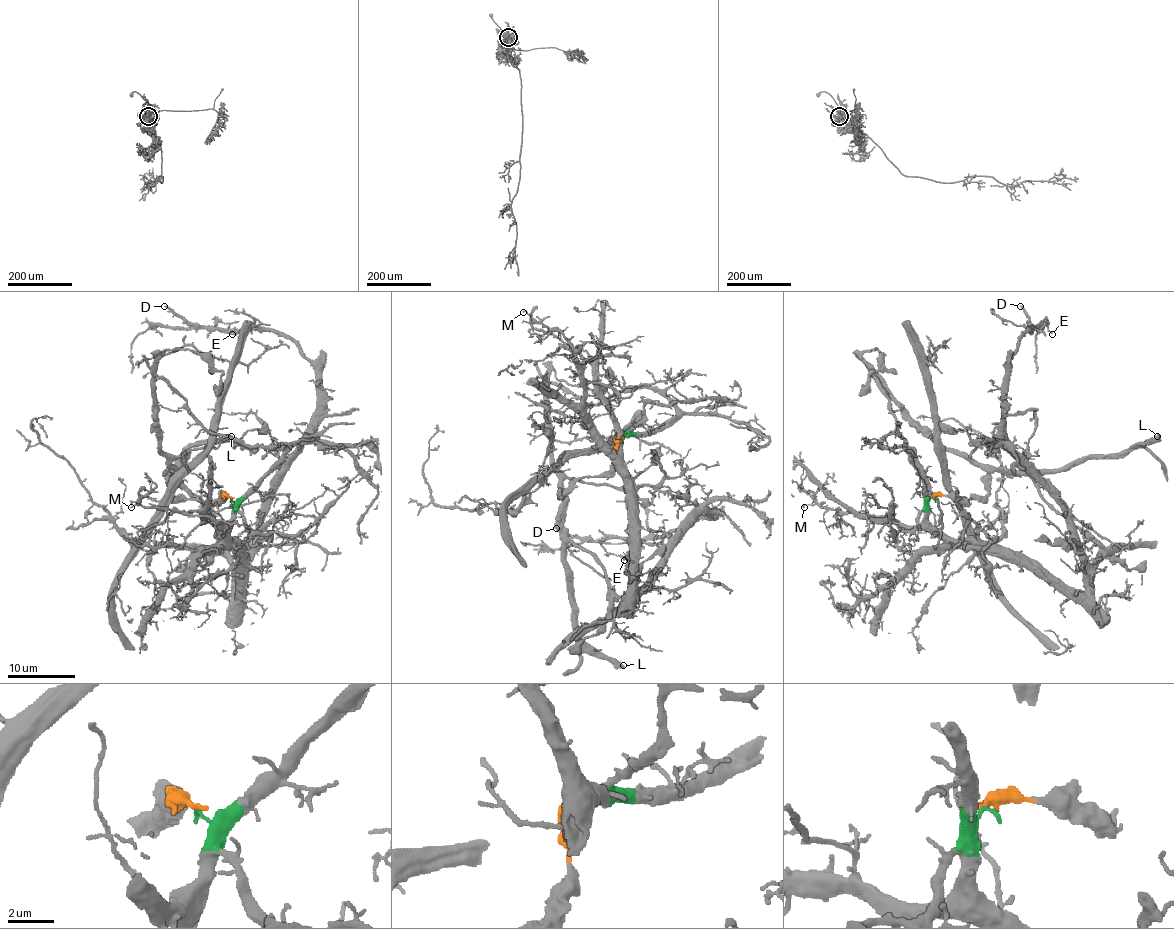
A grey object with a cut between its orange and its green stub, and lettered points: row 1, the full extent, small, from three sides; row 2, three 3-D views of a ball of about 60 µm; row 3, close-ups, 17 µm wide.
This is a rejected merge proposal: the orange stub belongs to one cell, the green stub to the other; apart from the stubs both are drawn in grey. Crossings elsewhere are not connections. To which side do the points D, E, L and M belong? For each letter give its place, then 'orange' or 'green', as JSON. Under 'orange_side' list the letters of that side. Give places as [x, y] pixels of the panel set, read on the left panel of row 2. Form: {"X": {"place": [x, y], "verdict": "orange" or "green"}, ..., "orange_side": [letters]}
{"D": {"place": [164, 306], "verdict": "green"}, "E": {"place": [232, 334], "verdict": "green"}, "L": {"place": [231, 436], "verdict": "orange"}, "M": {"place": [131, 507], "verdict": "green"}, "orange_side": ["L"]}

